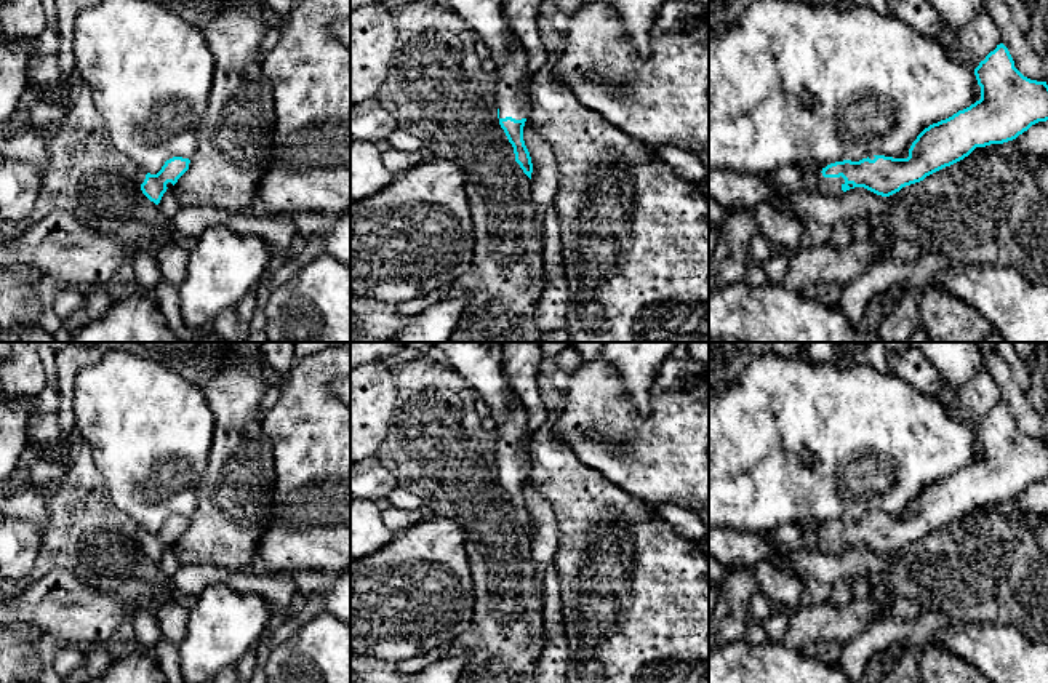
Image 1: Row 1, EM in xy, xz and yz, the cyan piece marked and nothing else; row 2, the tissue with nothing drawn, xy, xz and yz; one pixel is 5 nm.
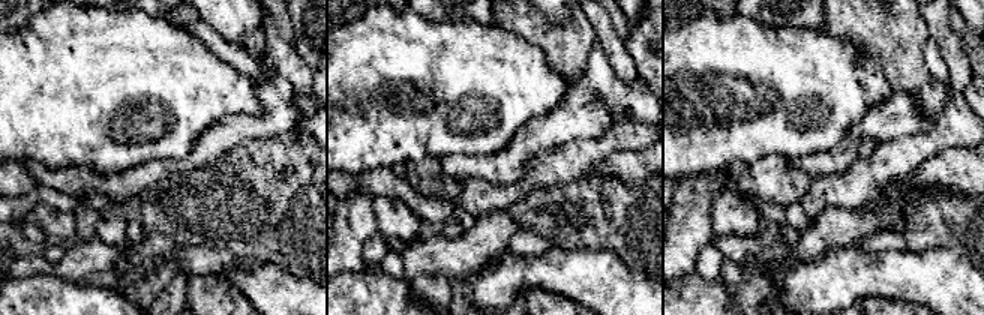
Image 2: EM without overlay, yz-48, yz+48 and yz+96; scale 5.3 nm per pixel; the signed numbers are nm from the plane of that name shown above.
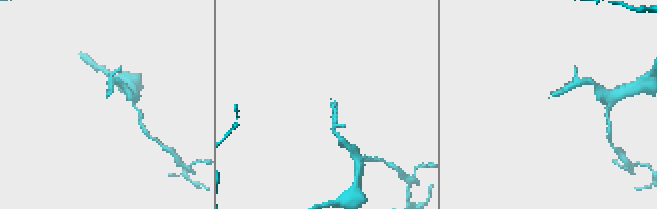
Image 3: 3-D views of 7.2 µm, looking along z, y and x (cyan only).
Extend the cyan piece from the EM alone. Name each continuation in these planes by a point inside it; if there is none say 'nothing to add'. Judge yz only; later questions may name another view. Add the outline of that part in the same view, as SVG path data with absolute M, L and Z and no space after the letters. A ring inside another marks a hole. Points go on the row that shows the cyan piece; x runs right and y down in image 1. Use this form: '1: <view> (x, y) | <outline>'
1: yz (788, 179) | M782 166L774 173L760 174L779 195L816 190L829 195L842 195L842 184L837 178L824 178L822 173L810 174L802 166Z

